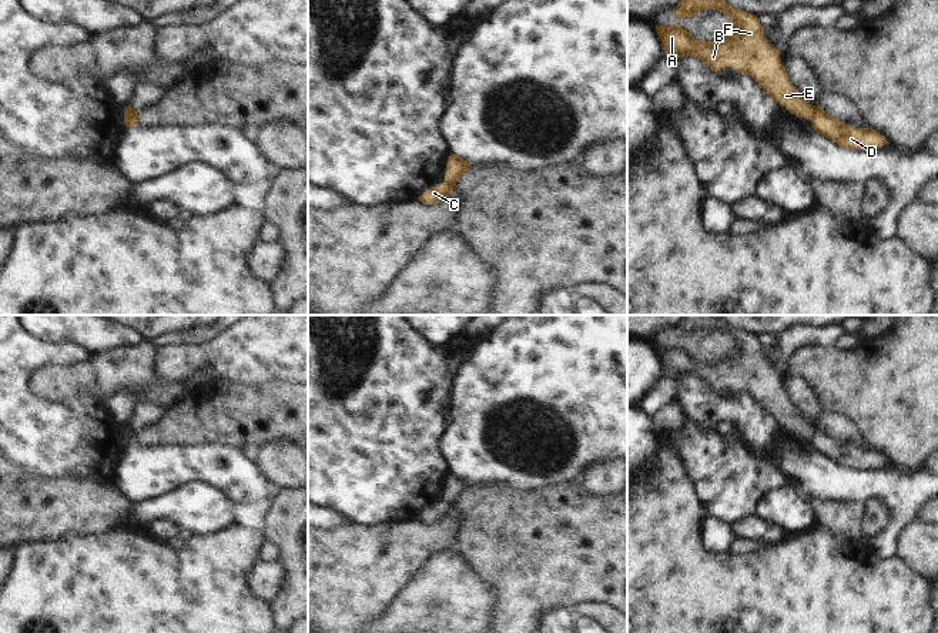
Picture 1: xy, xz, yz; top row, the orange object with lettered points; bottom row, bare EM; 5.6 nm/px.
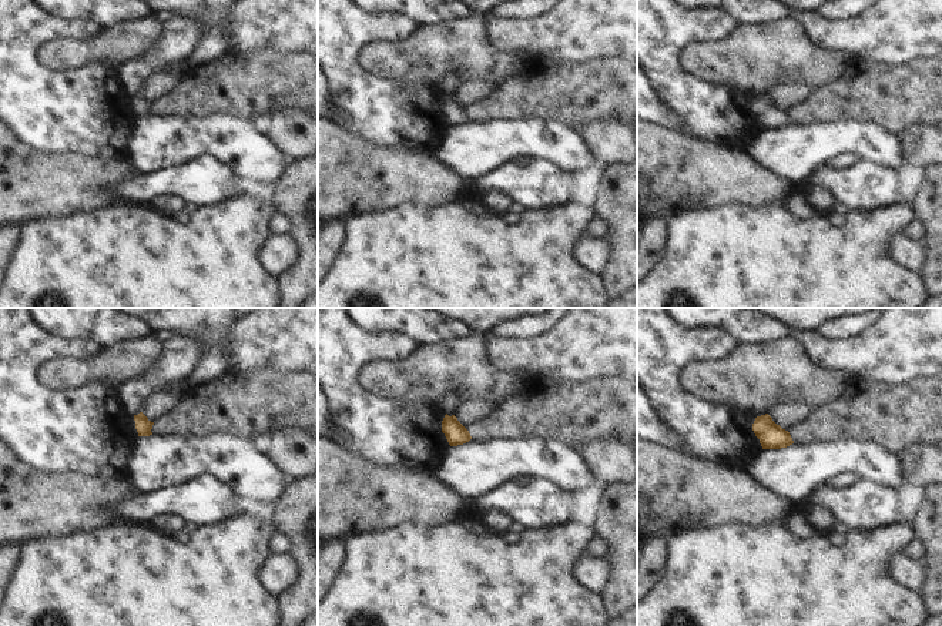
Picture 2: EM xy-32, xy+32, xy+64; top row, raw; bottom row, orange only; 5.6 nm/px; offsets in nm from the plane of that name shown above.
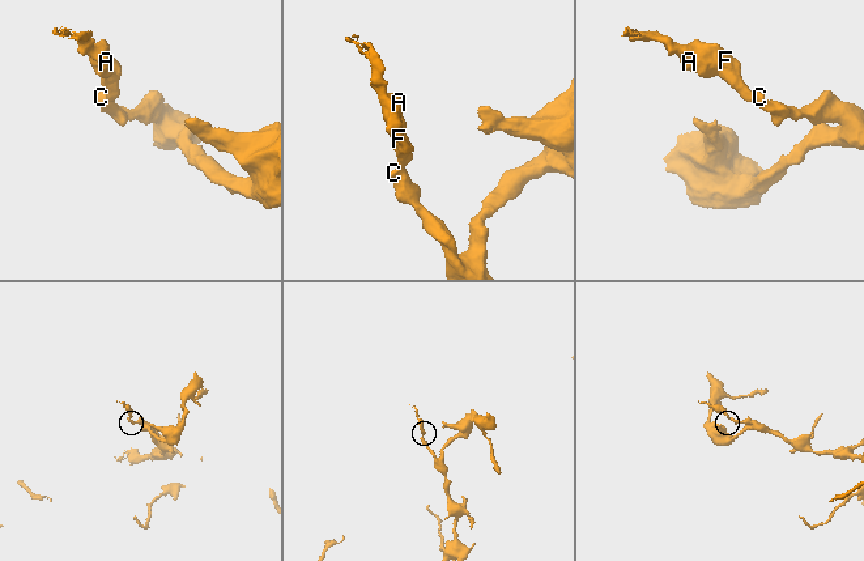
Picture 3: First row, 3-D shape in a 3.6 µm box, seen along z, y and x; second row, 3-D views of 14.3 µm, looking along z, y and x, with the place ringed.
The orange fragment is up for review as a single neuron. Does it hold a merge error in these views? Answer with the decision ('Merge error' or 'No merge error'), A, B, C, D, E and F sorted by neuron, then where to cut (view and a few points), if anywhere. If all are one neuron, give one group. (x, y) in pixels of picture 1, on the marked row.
Merge error. Groups: A B E F / C D. Split along yz (816, 106), (810, 119)

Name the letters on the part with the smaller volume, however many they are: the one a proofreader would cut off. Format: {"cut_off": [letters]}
{"cut_off": ["A", "B", "E", "F"]}

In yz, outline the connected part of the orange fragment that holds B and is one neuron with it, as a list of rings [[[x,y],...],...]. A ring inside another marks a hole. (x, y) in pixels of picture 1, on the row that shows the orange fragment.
[[[680,0],[673,11],[677,17],[673,26],[656,26],[666,56],[694,56],[716,73],[734,67],[740,74],[751,76],[791,114],[811,120],[815,106],[807,103],[791,84],[780,51],[768,44],[757,16],[741,11],[724,0]],[[704,10],[726,14],[734,24],[733,31],[721,38],[703,41],[679,26],[680,19],[693,17]]]

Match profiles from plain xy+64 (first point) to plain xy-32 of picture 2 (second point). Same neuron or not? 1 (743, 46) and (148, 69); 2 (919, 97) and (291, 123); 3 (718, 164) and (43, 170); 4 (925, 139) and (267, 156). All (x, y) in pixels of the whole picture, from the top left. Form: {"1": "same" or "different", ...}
{"1": "different", "2": "different", "3": "same", "4": "different"}

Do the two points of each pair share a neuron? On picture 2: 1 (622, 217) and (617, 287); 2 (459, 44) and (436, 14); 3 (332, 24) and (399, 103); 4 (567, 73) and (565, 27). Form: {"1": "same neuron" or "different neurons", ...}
{"1": "same neuron", "2": "different neurons", "3": "same neuron", "4": "different neurons"}

